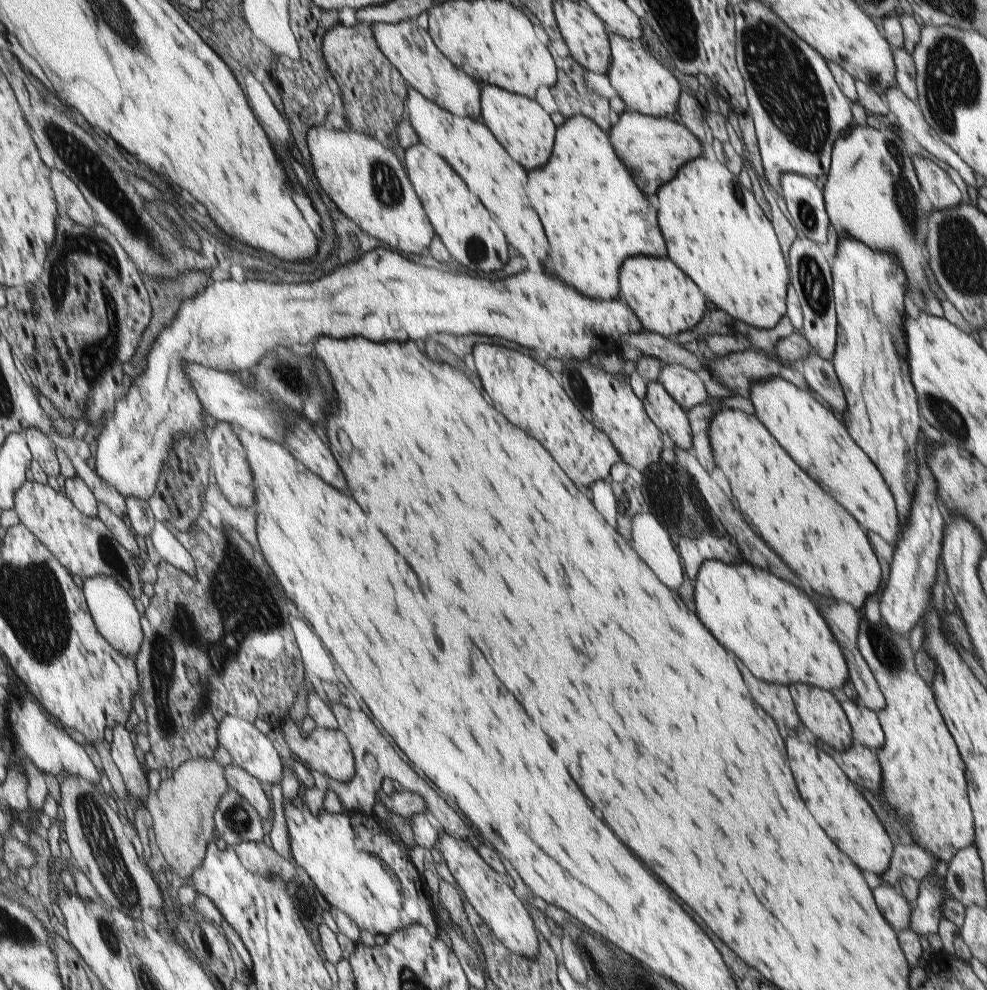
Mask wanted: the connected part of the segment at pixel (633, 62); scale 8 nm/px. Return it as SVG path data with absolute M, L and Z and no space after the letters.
M612 33L611 66L607 75L610 84L624 101L626 111L636 111L654 118L662 118L676 112L680 96L678 80L642 48L640 40L627 39Z

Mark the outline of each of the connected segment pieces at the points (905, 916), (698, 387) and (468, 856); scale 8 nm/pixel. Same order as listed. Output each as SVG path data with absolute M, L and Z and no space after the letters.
M887 884L878 886L874 890L874 900L876 900L884 920L896 932L900 932L909 929L912 906L902 895L897 894L895 889Z
M670 363L663 366L659 380L666 392L686 411L706 402L706 390L696 372L684 365Z
M443 831L440 833L438 841L446 866L454 876L456 884L462 888L464 896L474 907L479 917L490 927L494 936L508 950L515 952L517 955L534 959L539 951L539 932L534 927L524 903L516 897L513 889L504 882L502 875L494 871L480 857L474 845L470 845L463 840L456 840L452 835Z

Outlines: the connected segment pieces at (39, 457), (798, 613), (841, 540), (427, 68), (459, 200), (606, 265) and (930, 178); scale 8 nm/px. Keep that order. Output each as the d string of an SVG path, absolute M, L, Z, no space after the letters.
M31 428L26 432L27 439L35 459L44 467L44 470L50 475L62 480L62 466L54 440L44 431Z
M704 561L693 585L696 614L704 618L704 626L708 626L708 630L712 630L712 634L716 634L716 638L720 638L720 642L724 642L724 646L728 646L728 650L732 650L758 680L785 687L799 683L830 692L843 688L850 680L846 660L828 630L828 624L810 598L798 588L746 561L736 564Z
M720 408L712 417L709 439L715 466L724 472L738 500L739 511L750 518L760 538L788 564L788 568L804 578L814 592L824 598L832 596L834 600L844 600L860 610L866 598L874 594L882 582L880 562L876 560L876 554L860 524L790 458L756 415L748 415L734 408Z
M414 20L398 24L376 23L372 26L379 51L396 67L408 86L435 102L454 116L478 120L482 87L462 69L456 68L436 46L431 34Z
M420 142L405 150L405 159L412 186L451 258L474 275L502 270L508 262L508 242L504 232L463 178L440 155Z
M582 115L573 116L571 119L565 119L564 124L560 126L559 132L556 134L554 150L552 156L556 156L556 158L552 158L552 162L548 162L548 166L528 171L530 173L527 173L528 183L524 192L528 196L532 207L536 210L536 214L539 215L548 242L550 242L550 268L546 265L546 268L543 267L543 269L546 270L546 272L552 272L554 277L557 277L564 284L572 287L585 297L603 301L618 299L619 272L622 263L627 258L641 256L668 258L666 240L663 238L663 233L659 229L656 203L651 198L644 196L638 186L634 184L632 175L626 170L626 167L622 164L622 161L618 158L612 146L610 133L603 131L592 119Z
M912 155L911 161L919 183L934 208L946 210L957 207L961 203L962 194L958 186L936 162L917 155Z

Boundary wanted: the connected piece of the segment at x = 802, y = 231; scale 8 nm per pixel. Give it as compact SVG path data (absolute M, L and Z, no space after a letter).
M784 173L781 189L797 236L826 244L830 221L819 183L804 175Z

